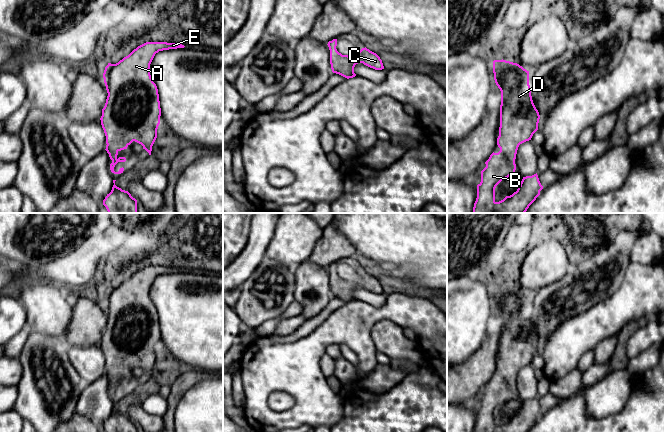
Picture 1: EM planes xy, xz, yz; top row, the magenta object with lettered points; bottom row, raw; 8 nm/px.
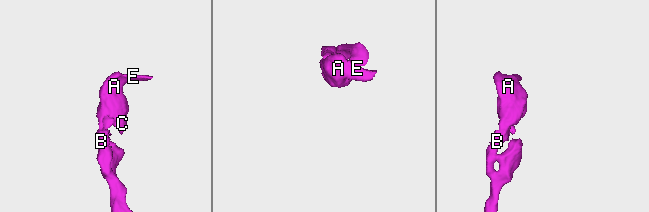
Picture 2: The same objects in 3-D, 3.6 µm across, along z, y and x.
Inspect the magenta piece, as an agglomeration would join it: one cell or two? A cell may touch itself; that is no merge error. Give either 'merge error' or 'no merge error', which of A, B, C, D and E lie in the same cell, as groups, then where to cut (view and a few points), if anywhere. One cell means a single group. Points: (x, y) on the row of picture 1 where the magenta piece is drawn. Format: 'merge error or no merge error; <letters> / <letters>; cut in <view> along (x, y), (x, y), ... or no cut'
no merge error; A B C D E; no cut

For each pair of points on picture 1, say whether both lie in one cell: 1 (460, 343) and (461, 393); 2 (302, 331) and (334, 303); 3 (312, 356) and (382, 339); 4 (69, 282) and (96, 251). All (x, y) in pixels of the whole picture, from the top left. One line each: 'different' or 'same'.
1: different
2: same
3: different
4: same

